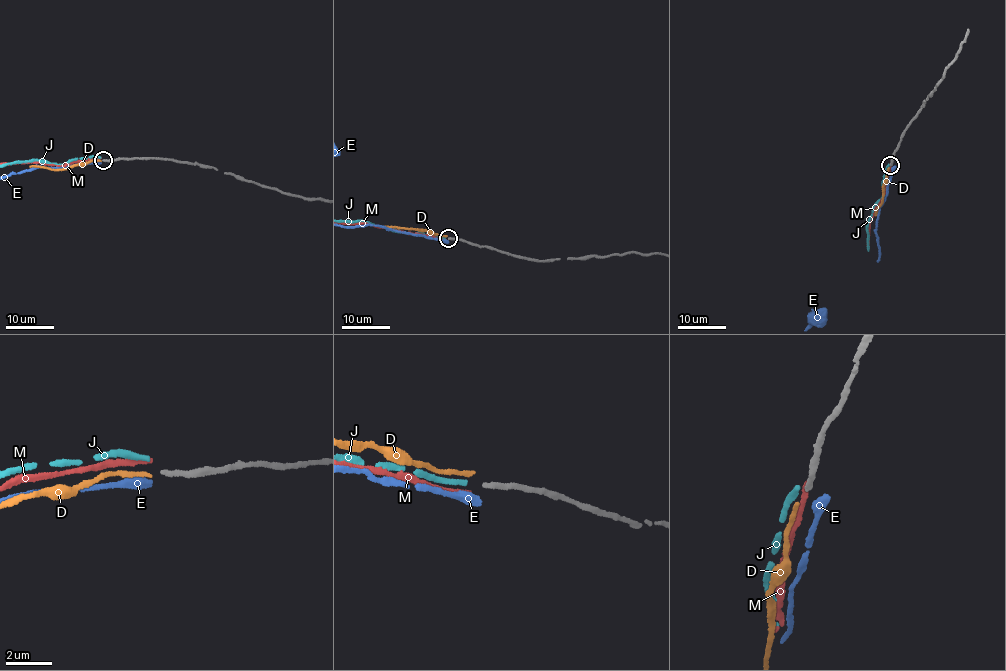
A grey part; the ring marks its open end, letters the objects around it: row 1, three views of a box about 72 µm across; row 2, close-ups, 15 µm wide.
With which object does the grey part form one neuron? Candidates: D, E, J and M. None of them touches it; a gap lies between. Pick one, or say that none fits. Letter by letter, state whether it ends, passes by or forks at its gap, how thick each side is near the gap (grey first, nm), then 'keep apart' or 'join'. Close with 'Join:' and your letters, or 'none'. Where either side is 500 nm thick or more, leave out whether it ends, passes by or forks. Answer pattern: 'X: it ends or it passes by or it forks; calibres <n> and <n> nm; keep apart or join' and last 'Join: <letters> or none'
D: it ends; calibres 220 and 180 nm; keep apart
E: it ends; calibres 220 and 440 nm; keep apart
J: it ends; calibres 220 and 220 nm; keep apart
M: it ends; calibres 220 and 200 nm; keep apart
Join: none

